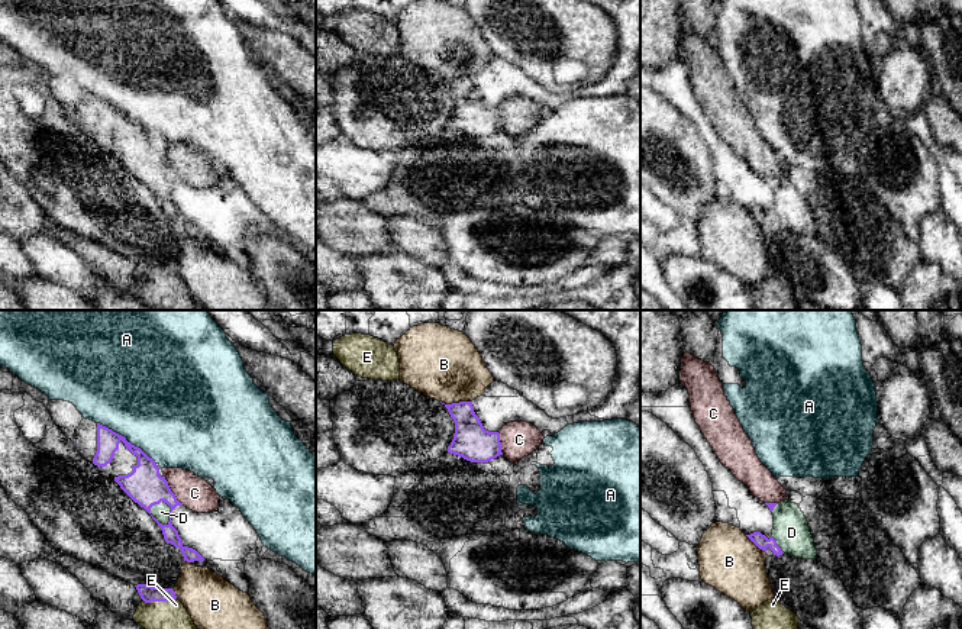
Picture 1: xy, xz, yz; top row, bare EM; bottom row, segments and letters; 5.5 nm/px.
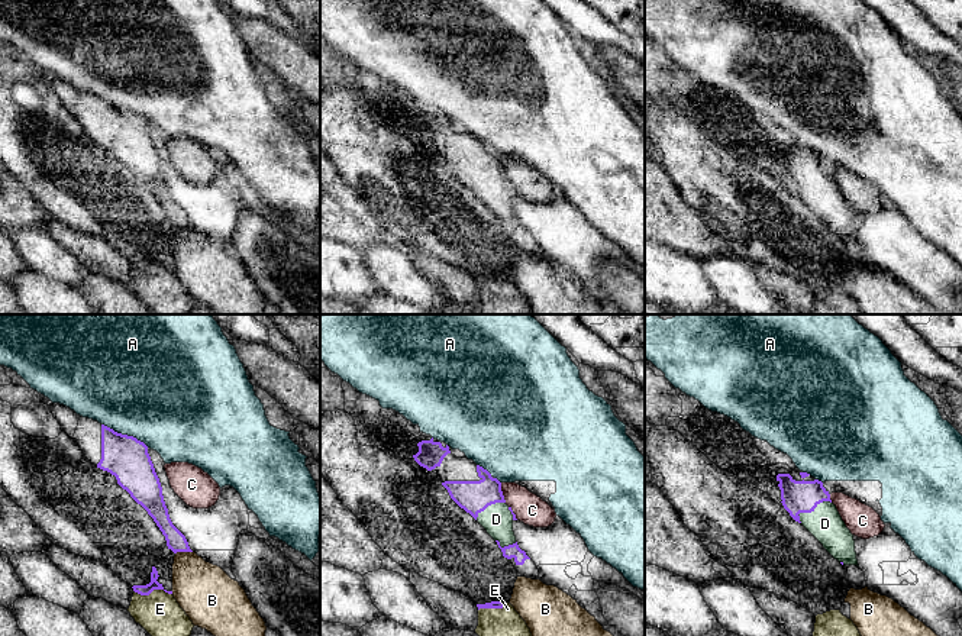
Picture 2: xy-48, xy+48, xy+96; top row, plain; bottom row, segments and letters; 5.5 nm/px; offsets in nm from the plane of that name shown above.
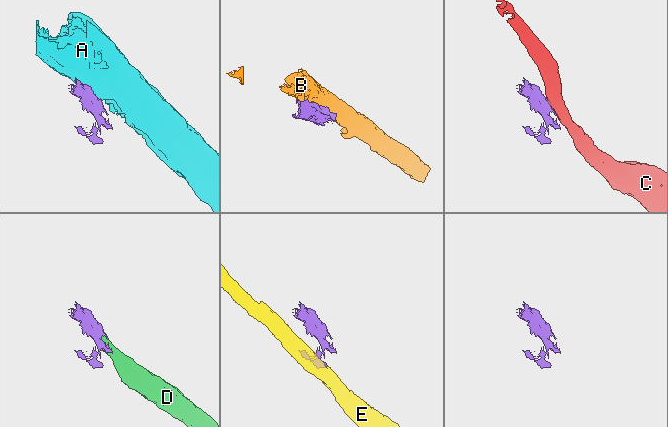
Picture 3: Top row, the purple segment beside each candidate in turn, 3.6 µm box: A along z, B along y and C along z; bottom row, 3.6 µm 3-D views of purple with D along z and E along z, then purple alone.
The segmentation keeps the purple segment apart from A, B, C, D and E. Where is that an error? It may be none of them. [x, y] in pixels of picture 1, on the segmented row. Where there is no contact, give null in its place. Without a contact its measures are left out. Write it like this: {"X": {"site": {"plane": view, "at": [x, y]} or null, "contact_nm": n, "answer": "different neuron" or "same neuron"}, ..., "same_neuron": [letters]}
{"A": {"site": {"plane": "xy", "at": [126, 441]}, "contact_nm": 400, "answer": "different neuron"}, "B": {"site": {"plane": "xz", "at": [457, 403]}, "contact_nm": 180, "answer": "different neuron"}, "C": {"site": {"plane": "xy", "at": [170, 490]}, "contact_nm": 200, "answer": "different neuron"}, "D": {"site": {"plane": "xy", "at": [170, 512]}, "contact_nm": 150, "answer": "same neuron"}, "E": {"site": {"plane": "xy", "at": [158, 600]}, "contact_nm": 190, "answer": "different neuron"}, "same_neuron": ["D"]}

